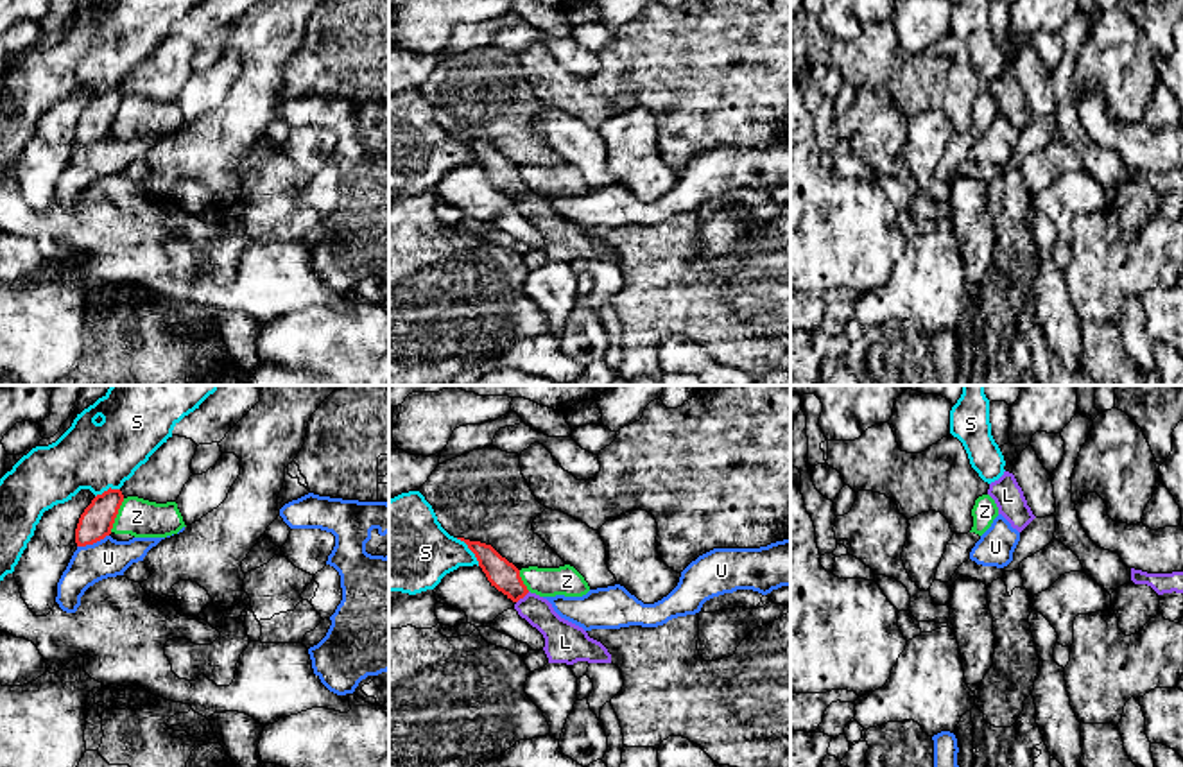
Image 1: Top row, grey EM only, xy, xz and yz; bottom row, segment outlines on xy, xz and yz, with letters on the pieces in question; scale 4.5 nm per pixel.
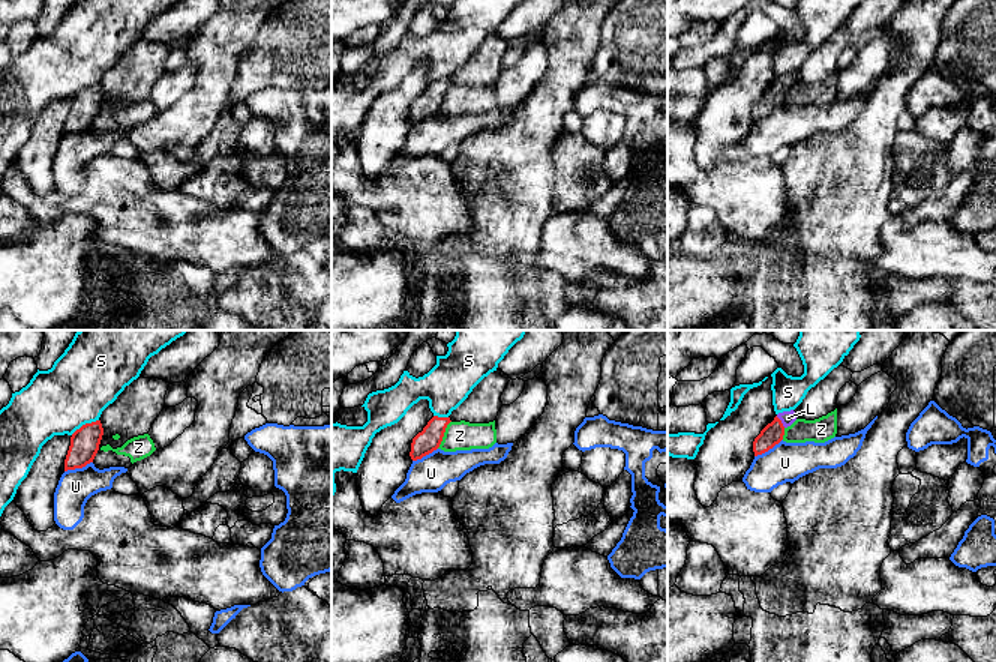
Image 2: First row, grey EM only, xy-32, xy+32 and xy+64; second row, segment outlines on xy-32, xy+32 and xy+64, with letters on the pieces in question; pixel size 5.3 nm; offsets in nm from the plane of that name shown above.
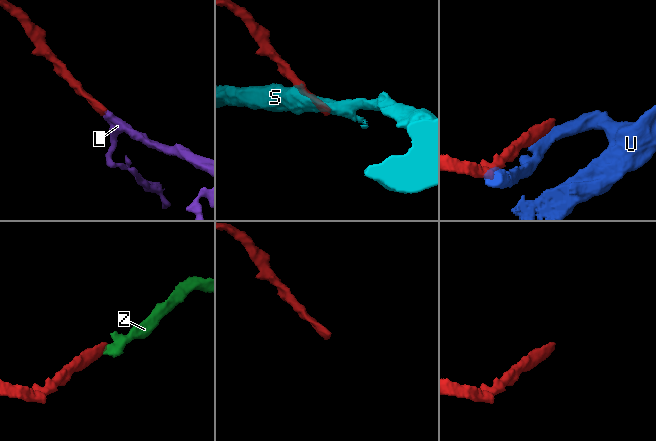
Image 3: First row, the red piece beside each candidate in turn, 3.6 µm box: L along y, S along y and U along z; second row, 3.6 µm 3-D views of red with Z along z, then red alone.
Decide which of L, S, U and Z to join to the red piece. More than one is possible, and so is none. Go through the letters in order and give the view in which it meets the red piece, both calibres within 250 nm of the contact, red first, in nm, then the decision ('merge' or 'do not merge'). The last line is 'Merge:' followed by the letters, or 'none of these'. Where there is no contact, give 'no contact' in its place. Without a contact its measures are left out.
L: xz | 140/160 nm | merge
S: xz | 140/340 nm | do not merge
U: xy | 150/180 nm | do not merge
Z: xy | 150/170 nm | do not merge
Merge: L

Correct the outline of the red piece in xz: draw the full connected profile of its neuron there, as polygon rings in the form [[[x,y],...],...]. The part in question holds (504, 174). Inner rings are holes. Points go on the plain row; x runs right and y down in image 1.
[[[457,138],[464,140],[475,152],[491,185],[511,197],[518,213],[543,233],[548,262],[611,262],[611,253],[600,240],[590,237],[583,226],[561,217],[547,197],[531,192],[520,176],[520,168],[491,143]]]

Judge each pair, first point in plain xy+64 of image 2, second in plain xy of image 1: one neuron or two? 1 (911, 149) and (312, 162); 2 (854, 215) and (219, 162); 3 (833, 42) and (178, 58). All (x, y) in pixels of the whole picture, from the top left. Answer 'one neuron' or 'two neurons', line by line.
1: two neurons
2: one neuron
3: one neuron

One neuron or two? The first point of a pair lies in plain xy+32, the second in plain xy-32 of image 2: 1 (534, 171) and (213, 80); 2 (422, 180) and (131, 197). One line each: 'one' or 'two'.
1: one
2: one

